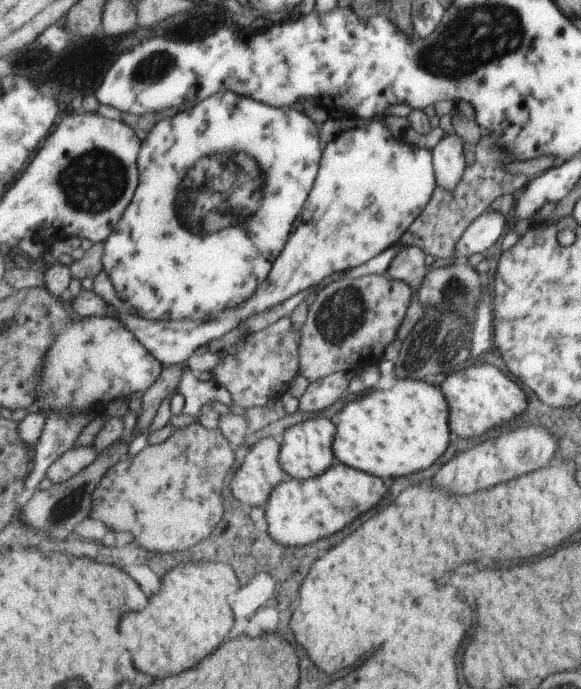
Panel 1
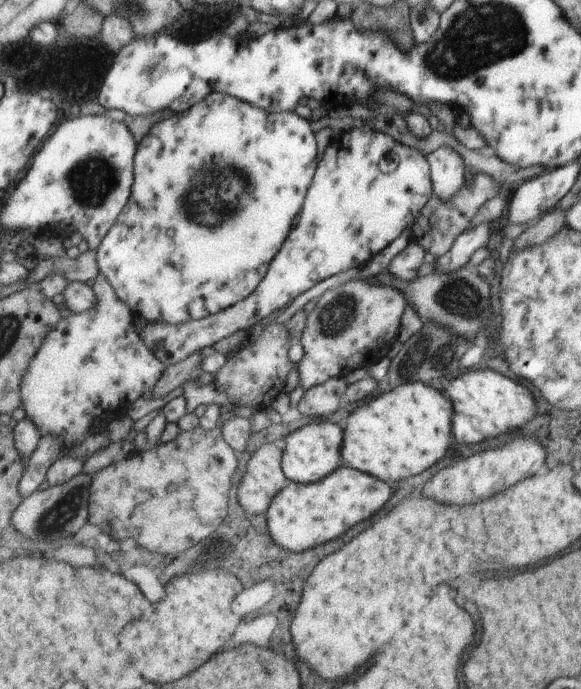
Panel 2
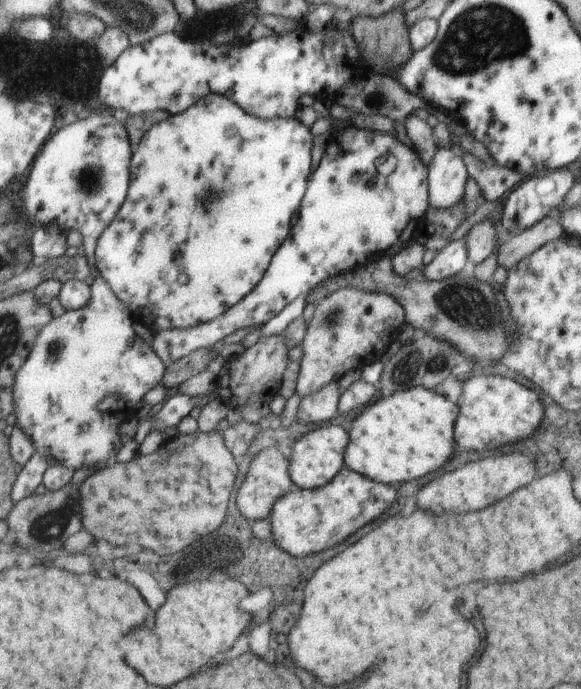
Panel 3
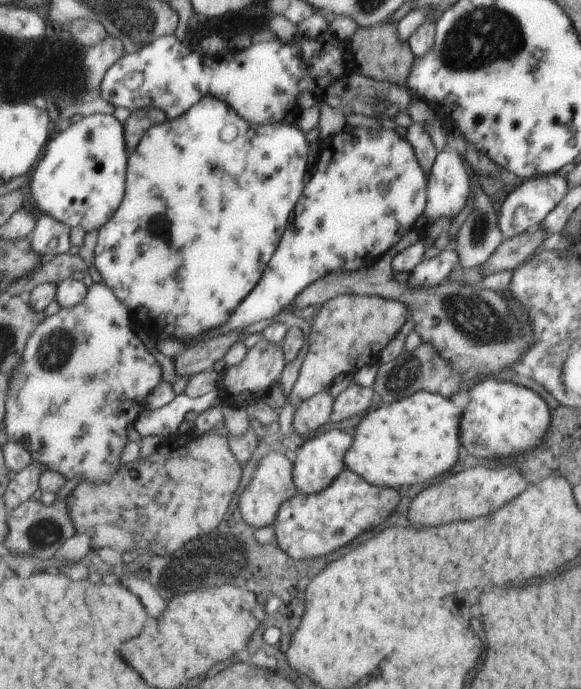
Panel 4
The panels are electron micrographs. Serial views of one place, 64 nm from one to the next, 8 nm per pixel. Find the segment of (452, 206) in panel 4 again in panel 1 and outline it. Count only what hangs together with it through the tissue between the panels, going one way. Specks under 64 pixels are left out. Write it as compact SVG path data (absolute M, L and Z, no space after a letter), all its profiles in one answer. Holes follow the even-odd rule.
M447 134L433 150L433 168L435 168L435 184L439 190L453 192L457 184L463 178L463 168L465 168L465 158L463 158L463 148L461 140L455 134Z

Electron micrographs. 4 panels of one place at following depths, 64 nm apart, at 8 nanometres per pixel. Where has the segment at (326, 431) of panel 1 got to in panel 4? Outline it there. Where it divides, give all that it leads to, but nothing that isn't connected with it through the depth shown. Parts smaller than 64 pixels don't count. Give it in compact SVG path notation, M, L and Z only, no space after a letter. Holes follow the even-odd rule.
M339 430L321 432L319 436L315 434L315 438L307 440L305 444L301 444L293 452L293 460L295 460L295 486L299 488L299 494L315 496L319 492L325 492L337 480L337 476L345 470L345 454L349 452L351 446L353 446L353 438L347 436L345 432L339 432Z

